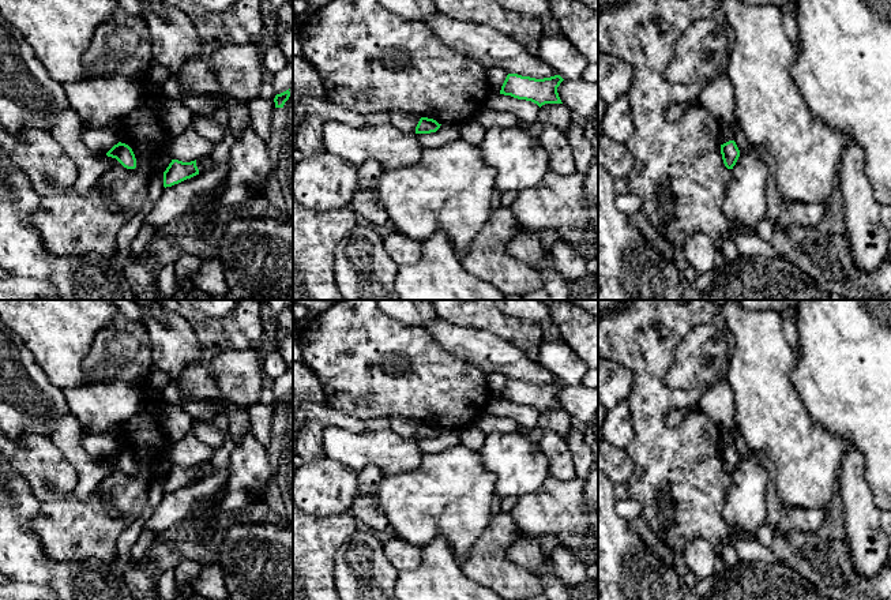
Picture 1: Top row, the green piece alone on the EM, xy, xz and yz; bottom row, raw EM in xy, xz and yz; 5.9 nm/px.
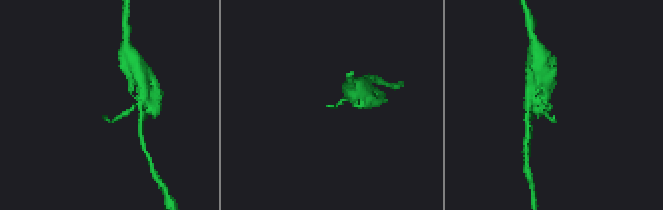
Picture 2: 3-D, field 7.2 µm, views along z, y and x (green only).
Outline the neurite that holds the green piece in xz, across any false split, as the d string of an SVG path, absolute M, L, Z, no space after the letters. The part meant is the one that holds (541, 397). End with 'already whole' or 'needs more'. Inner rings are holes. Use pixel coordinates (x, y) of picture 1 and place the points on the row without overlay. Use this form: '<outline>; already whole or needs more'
M508 379L500 400L531 406L540 413L545 409L563 409L557 398L557 393L563 386L564 385L560 380L535 385L518 379Z; already whole

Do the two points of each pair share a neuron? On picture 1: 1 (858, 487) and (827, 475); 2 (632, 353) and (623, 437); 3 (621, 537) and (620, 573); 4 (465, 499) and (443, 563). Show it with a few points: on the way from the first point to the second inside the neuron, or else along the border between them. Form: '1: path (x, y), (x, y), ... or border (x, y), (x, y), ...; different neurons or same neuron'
1: border (845, 450), (837, 482); different neurons
2: border (627, 400), (631, 408), (634, 432); different neurons
3: path (620, 546), (620, 565); same neuron
4: border (423, 546), (443, 537), (458, 557); different neurons

